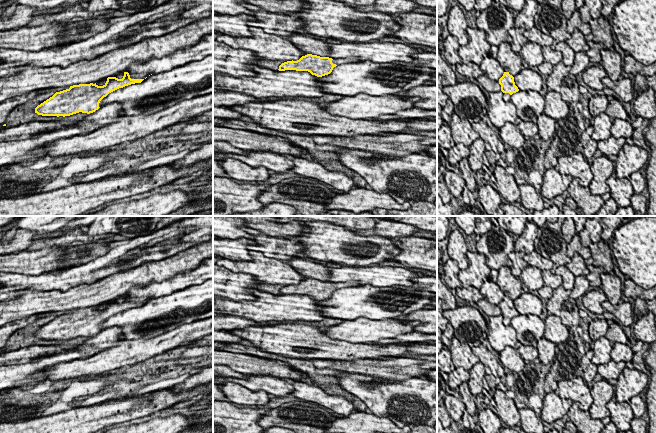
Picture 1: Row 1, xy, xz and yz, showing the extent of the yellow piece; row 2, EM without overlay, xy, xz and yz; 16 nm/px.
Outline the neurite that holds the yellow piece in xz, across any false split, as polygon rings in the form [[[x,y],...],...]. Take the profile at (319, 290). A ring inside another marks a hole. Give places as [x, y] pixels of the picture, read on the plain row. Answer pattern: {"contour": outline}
{"contour": [[[307,278],[302,280],[297,285],[287,285],[279,290],[279,295],[296,294],[296,295],[308,295],[312,299],[322,301],[332,296],[333,292],[337,289],[358,286],[358,281],[350,282],[329,282],[320,281],[317,279]]]}

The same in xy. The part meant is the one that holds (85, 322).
{"contour": [[[124,296],[122,303],[108,301],[103,310],[96,307],[70,310],[69,313],[56,316],[52,321],[35,332],[35,337],[42,340],[70,340],[79,336],[93,337],[98,334],[100,325],[109,317],[125,310],[141,307],[144,303],[131,303]]]}

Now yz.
{"contour": [[[504,296],[503,300],[499,303],[501,315],[503,316],[503,324],[505,326],[511,325],[511,319],[519,315],[515,309],[514,301],[509,296]]]}

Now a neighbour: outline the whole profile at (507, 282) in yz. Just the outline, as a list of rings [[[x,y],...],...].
[[[501,266],[499,268],[496,284],[503,292],[507,292],[509,298],[513,301],[523,292],[521,281],[511,274],[511,268],[508,266]]]

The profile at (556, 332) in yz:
[[[548,314],[545,321],[545,333],[544,337],[554,344],[560,344],[567,342],[571,339],[571,335],[569,333],[569,328],[565,326],[561,318]]]

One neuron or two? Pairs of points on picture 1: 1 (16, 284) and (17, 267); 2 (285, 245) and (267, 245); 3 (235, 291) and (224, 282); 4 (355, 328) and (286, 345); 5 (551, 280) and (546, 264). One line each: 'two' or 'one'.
1: two
2: one
3: one
4: two
5: two

